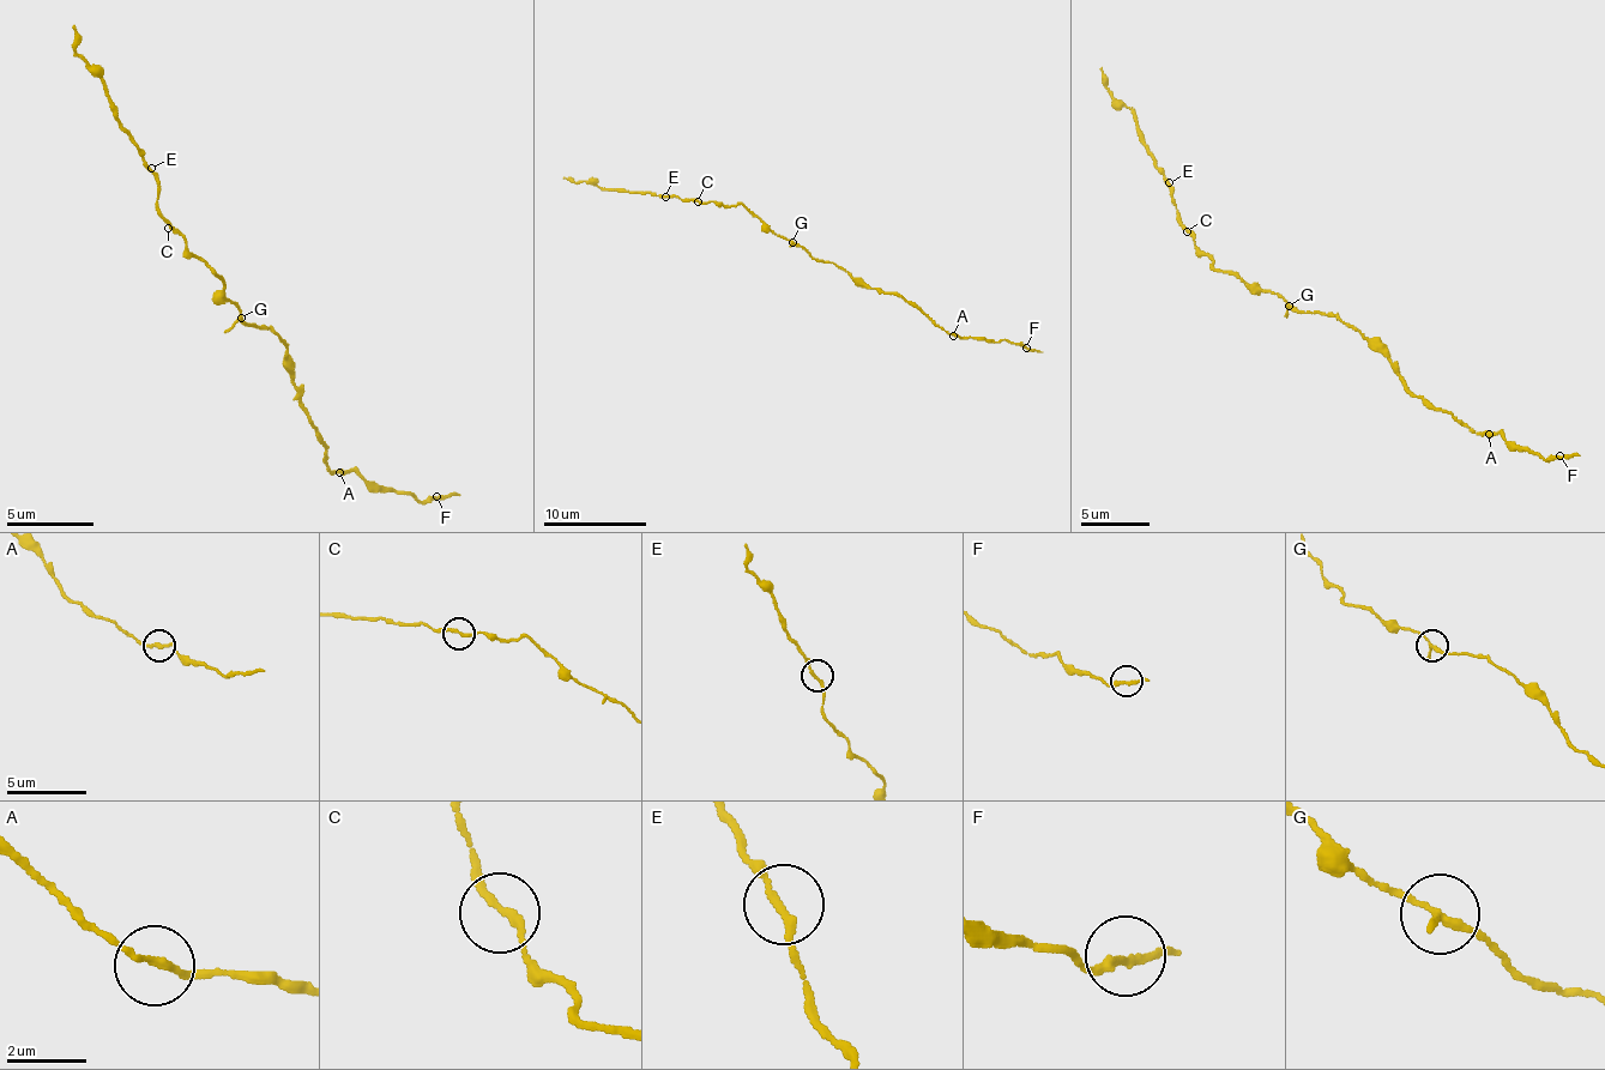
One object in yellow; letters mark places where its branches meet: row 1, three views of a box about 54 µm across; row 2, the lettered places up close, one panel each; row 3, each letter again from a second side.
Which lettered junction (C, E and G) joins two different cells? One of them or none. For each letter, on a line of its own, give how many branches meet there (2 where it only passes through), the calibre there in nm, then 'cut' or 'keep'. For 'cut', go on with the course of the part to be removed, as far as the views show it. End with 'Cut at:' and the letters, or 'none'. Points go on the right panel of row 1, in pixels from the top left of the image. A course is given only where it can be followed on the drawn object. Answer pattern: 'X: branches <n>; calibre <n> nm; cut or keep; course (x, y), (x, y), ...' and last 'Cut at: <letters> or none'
C: branches 2; calibre 190 nm; keep
E: branches 2; calibre 180 nm; keep
G: branches 2; calibre 190 nm; keep
Cut at: none

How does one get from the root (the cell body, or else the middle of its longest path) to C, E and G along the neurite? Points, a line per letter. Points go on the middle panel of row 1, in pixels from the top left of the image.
C: (808, 251), (773, 233), (740, 204), (698, 201)
E: (808, 251), (773, 233), (740, 204), (685, 201), (665, 197)
G: (808, 251), (791, 243)

